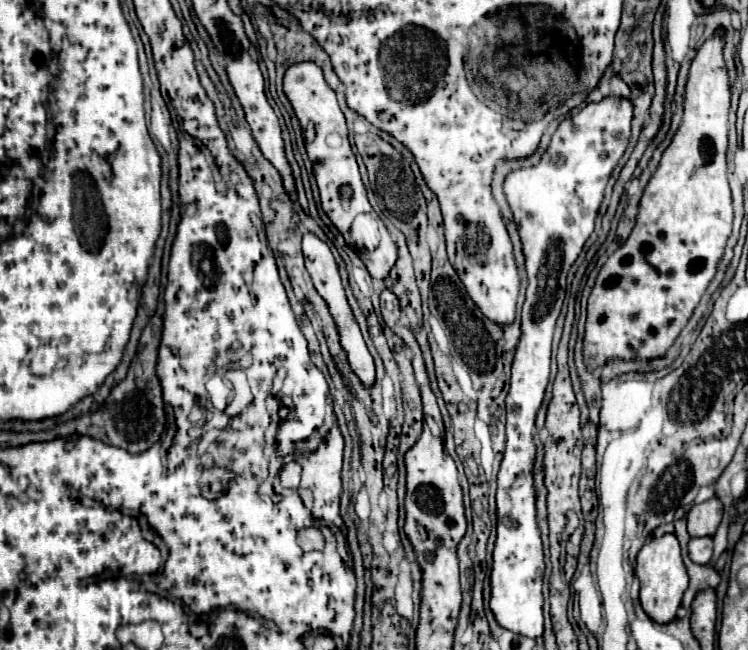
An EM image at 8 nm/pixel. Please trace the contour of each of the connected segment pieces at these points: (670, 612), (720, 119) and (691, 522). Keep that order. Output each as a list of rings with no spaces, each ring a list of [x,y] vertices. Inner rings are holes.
[[[666,533],[648,541],[636,559],[636,575],[640,579],[640,603],[648,617],[656,623],[670,623],[676,617],[676,611],[682,603],[682,595],[688,587],[688,573],[682,561],[680,543],[676,535]]]
[[[716,29],[698,49],[684,99],[684,119],[670,147],[662,155],[656,173],[650,177],[640,199],[636,227],[628,241],[604,263],[592,295],[588,299],[588,319],[584,335],[584,363],[588,369],[604,367],[608,359],[660,357],[678,337],[690,319],[700,297],[716,273],[716,265],[724,253],[726,239],[732,231],[732,197],[726,179],[726,147],[728,147],[728,111],[732,85],[724,61],[726,29]]]
[[[718,499],[696,503],[688,511],[686,519],[690,537],[712,537],[722,521],[722,503]]]

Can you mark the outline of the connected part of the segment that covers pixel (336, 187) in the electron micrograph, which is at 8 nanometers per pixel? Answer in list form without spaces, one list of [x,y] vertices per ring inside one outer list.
[[[294,63],[292,67],[288,67],[284,73],[284,93],[288,95],[294,113],[304,129],[306,151],[314,165],[314,177],[320,189],[322,207],[330,221],[336,225],[336,229],[344,235],[346,243],[354,245],[350,237],[352,221],[362,213],[372,213],[372,205],[368,201],[356,157],[348,143],[346,119],[338,107],[336,93],[328,87],[316,63]]]

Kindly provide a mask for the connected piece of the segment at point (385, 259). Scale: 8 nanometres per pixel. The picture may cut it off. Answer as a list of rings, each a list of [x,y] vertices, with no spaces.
[[[382,227],[382,235],[384,235],[384,237],[382,237],[380,245],[378,245],[374,251],[364,251],[364,249],[358,251],[360,259],[364,261],[366,269],[370,271],[370,275],[372,275],[374,279],[386,279],[386,277],[390,275],[396,259],[398,259],[398,247],[396,247],[396,243],[390,239],[388,231],[384,231],[384,227]]]

